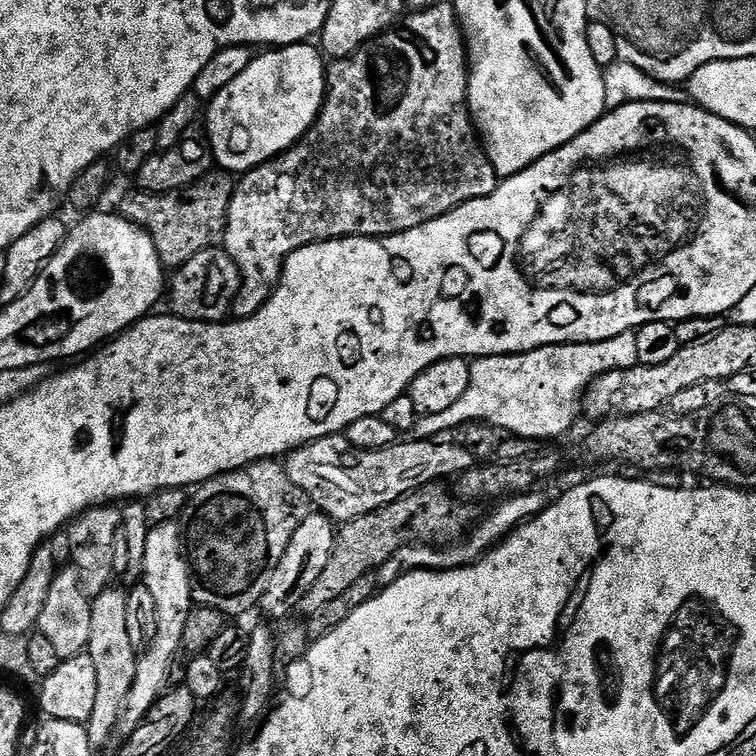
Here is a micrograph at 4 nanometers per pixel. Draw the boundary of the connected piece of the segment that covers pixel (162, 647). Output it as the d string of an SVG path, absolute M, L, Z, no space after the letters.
M179 523L163 524L149 531L146 538L146 558L142 582L150 590L158 610L158 634L154 634L151 648L143 649L136 661L134 686L124 699L124 711L120 713L118 732L121 737L128 737L144 721L146 713L156 705L169 687L168 675L172 672L172 663L176 655L181 655L182 630L186 630L186 618L190 618L194 607L192 598L192 577L188 561L182 555L182 528Z

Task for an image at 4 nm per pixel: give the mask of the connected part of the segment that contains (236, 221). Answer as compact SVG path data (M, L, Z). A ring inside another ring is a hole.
M437 2L430 10L412 12L405 15L401 26L393 26L387 32L381 32L364 47L359 48L353 56L342 56L333 59L327 65L328 91L324 93L324 104L320 107L320 116L312 124L300 141L292 148L287 148L281 156L267 160L257 168L239 177L232 201L228 207L228 218L224 221L222 247L228 257L238 266L240 271L240 293L232 307L232 316L236 320L244 320L253 316L268 299L272 291L280 283L280 270L284 267L284 259L294 250L307 244L317 244L323 240L340 240L343 236L393 236L425 224L427 220L438 218L450 209L465 204L468 200L490 195L496 189L498 177L490 162L488 153L478 135L478 129L472 123L472 113L468 110L468 69L470 67L466 55L464 33L458 23L455 3Z

